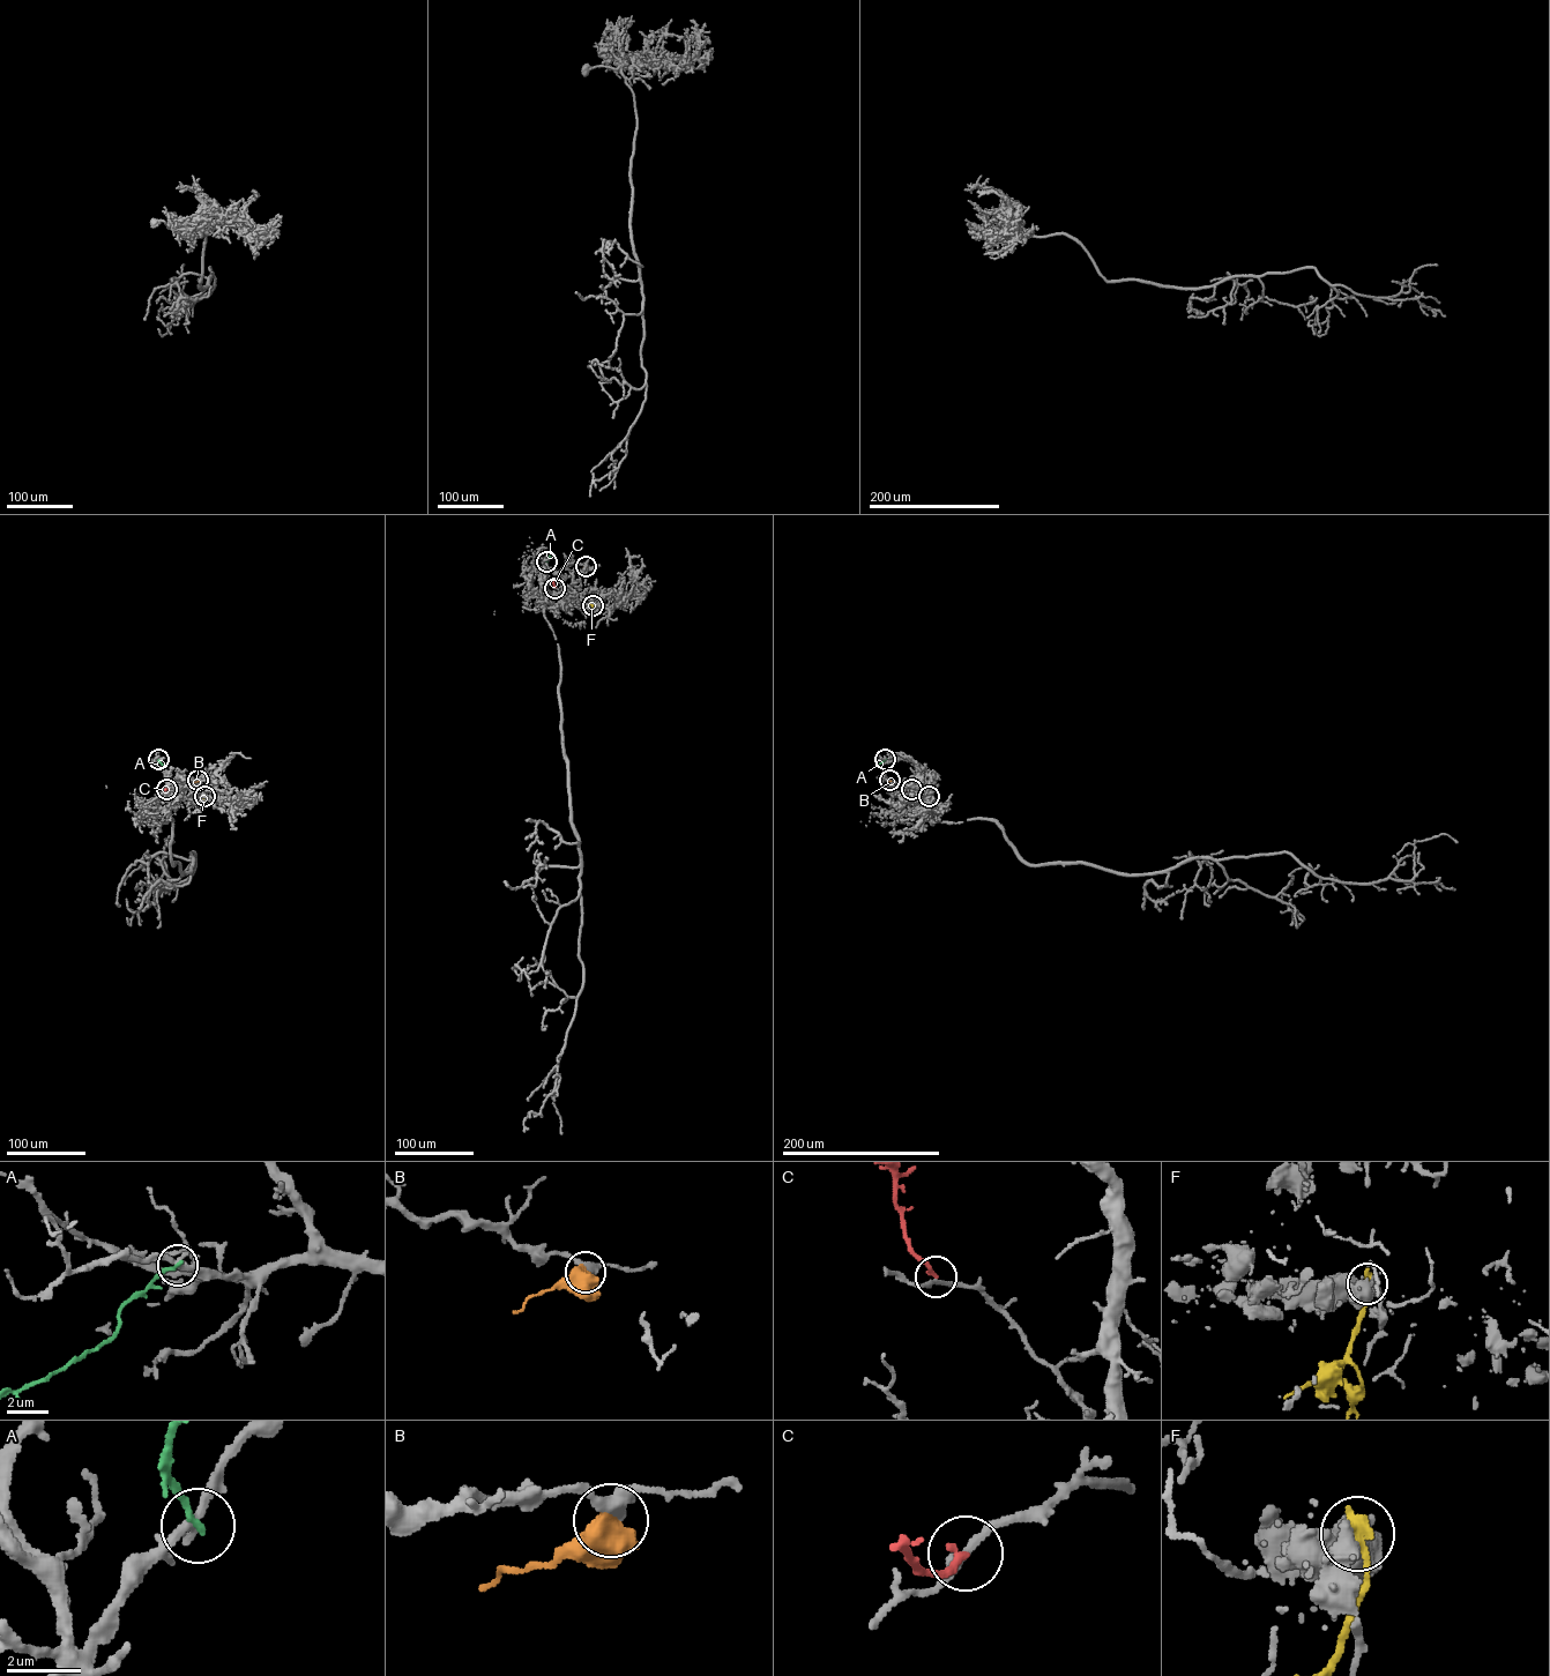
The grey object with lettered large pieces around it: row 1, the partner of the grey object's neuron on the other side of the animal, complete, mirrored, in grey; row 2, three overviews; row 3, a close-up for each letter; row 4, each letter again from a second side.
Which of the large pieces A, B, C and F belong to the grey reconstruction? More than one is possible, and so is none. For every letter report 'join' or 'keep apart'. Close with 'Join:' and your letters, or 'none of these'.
A: keep apart
B: keep apart
C: keep apart
F: keep apart
Join: none of these

